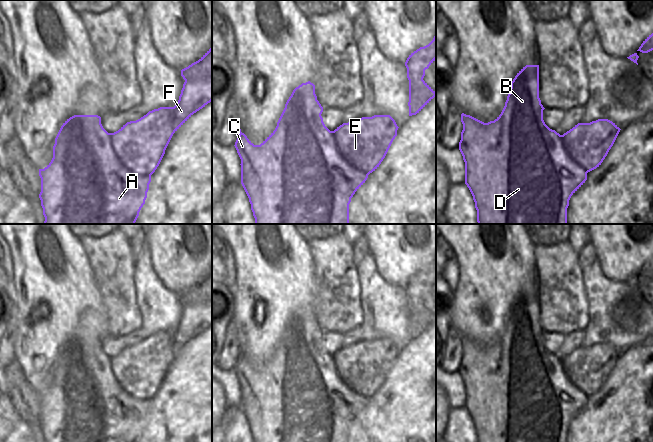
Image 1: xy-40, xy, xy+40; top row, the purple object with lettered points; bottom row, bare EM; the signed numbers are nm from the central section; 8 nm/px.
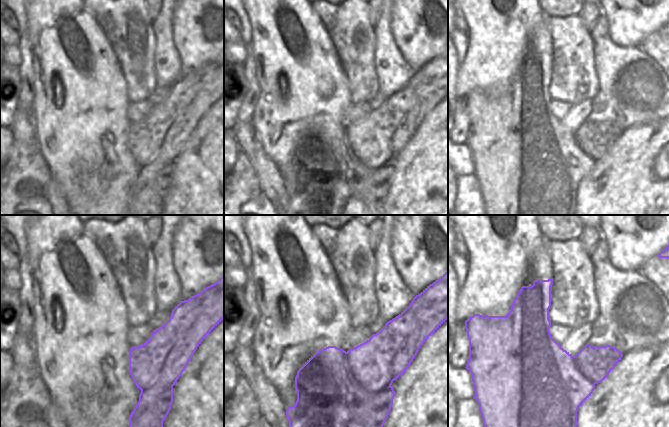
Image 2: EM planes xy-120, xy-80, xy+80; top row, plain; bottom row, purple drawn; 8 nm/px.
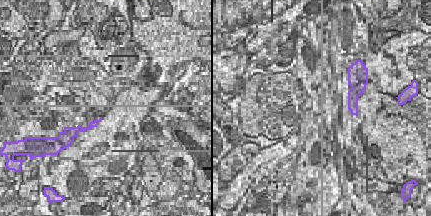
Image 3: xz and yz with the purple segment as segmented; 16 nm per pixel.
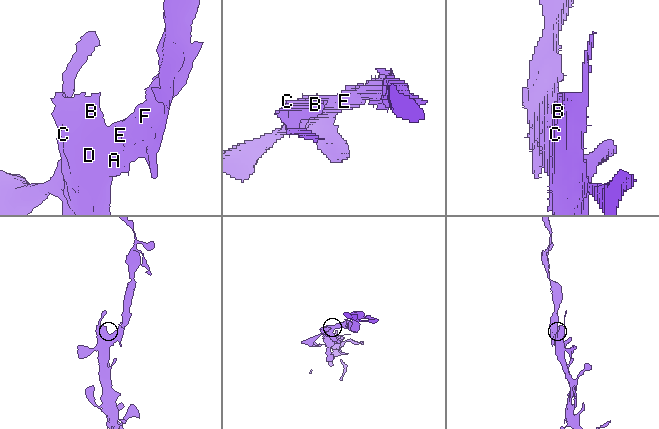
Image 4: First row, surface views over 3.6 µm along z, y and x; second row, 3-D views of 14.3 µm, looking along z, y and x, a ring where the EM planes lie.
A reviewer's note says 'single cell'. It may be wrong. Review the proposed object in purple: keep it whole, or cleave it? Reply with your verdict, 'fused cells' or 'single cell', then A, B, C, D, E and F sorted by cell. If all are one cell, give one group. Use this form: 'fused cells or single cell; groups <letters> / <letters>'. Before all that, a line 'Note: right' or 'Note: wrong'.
Note: wrong
fused cells; groups A B C D / E F

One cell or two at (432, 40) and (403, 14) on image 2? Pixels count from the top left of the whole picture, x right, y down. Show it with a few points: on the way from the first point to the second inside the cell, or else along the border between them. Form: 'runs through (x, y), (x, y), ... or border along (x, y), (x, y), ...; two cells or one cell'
runs through (425, 33), (410, 18); one cell

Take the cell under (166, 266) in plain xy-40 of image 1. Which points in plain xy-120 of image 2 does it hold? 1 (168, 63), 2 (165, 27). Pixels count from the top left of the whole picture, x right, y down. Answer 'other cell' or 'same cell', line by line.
1: other cell
2: other cell

